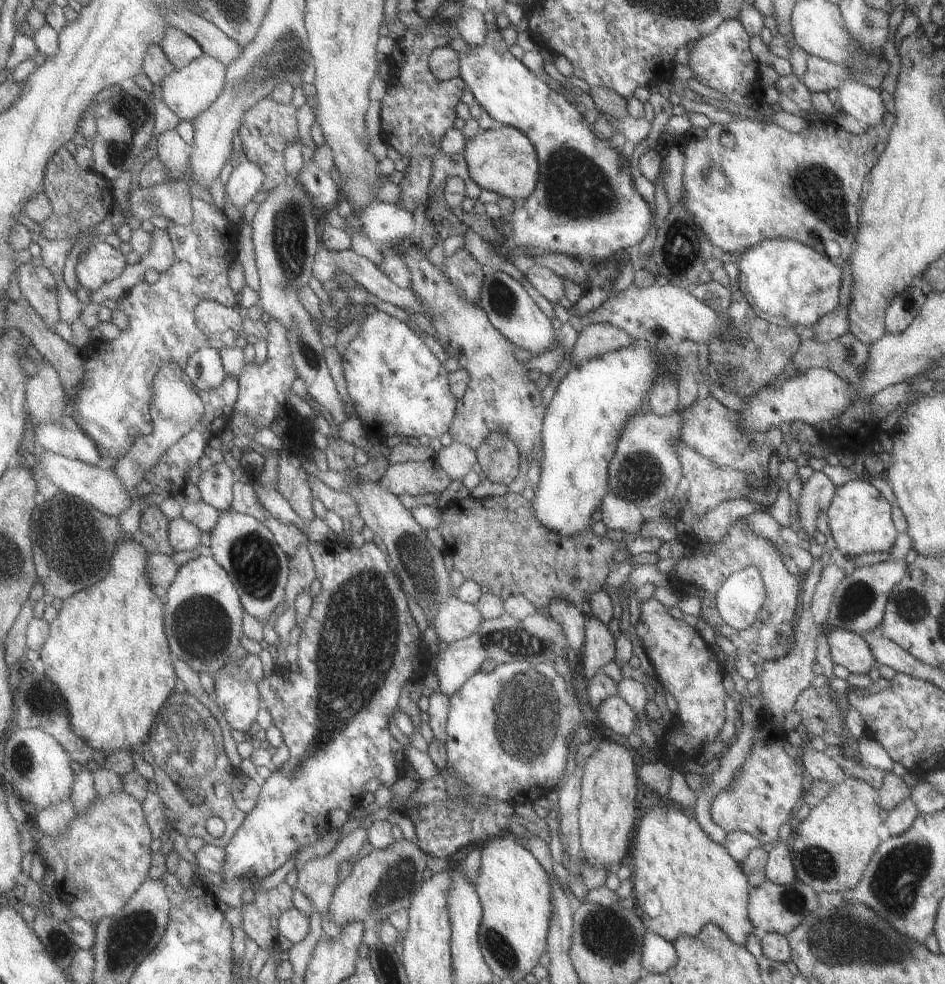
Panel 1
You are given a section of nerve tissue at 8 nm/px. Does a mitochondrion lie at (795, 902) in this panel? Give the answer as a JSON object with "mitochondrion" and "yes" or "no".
{"mitochondrion":"yes"}

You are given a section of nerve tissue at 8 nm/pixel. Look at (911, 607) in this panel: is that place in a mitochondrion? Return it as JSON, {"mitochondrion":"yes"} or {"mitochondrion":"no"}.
{"mitochondrion":"yes"}

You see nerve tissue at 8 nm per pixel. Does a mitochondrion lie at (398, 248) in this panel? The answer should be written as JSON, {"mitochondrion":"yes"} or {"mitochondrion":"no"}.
{"mitochondrion":"no"}

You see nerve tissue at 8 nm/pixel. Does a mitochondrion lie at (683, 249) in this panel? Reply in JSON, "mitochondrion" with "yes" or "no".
{"mitochondrion":"yes"}

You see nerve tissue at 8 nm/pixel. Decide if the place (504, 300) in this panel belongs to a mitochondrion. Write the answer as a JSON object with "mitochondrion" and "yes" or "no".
{"mitochondrion":"yes"}

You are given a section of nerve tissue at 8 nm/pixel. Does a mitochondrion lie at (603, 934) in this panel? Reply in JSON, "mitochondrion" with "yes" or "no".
{"mitochondrion":"yes"}

